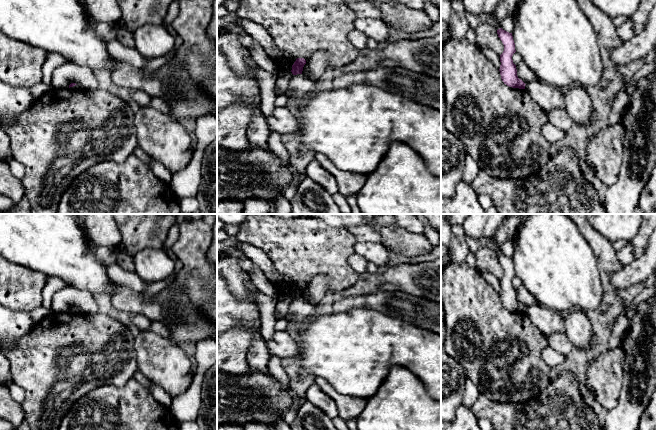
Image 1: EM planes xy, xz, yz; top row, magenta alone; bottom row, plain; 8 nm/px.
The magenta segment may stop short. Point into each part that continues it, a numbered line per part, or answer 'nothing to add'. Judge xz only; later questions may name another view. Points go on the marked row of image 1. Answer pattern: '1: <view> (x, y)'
nothing to add

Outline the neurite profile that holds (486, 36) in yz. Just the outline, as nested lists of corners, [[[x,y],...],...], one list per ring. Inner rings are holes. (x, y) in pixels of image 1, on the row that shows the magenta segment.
[[[482,19],[478,27],[475,29],[476,46],[483,52],[485,48],[489,48],[499,56],[504,51],[504,45],[493,25],[487,19]]]

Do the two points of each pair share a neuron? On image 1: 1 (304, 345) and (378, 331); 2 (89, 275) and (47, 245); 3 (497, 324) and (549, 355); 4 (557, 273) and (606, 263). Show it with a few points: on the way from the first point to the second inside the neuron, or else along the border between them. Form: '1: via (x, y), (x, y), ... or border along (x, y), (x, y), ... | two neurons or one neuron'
1: via (322, 345), (360, 345) | one neuron
2: via (79, 266), (57, 245) | one neuron
3: border along (547, 345), (542, 351), (542, 358), (550, 367) | two neurons
4: border along (588, 243), (596, 259), (596, 265), (601, 271) | two neurons

